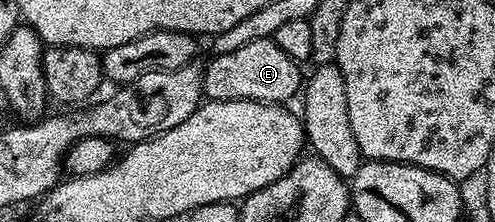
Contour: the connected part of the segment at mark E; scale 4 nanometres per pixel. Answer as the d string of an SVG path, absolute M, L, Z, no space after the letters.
M256 39L256 43L244 43L244 47L236 47L236 51L228 51L227 53L219 53L211 56L210 62L205 62L204 72L202 74L202 91L209 100L212 101L264 101L267 103L290 103L290 101L299 96L300 90L304 85L303 66L299 62L294 61L288 55L284 55L284 51L280 51L280 47L276 47L276 43L272 39Z

